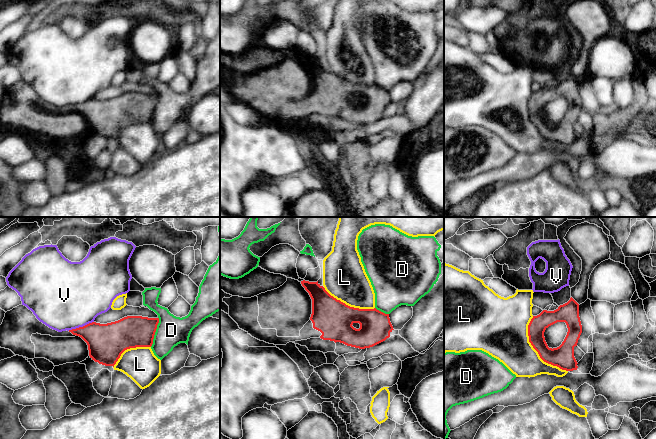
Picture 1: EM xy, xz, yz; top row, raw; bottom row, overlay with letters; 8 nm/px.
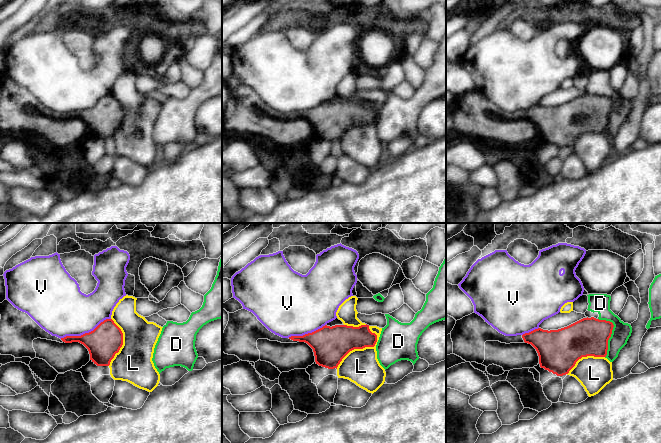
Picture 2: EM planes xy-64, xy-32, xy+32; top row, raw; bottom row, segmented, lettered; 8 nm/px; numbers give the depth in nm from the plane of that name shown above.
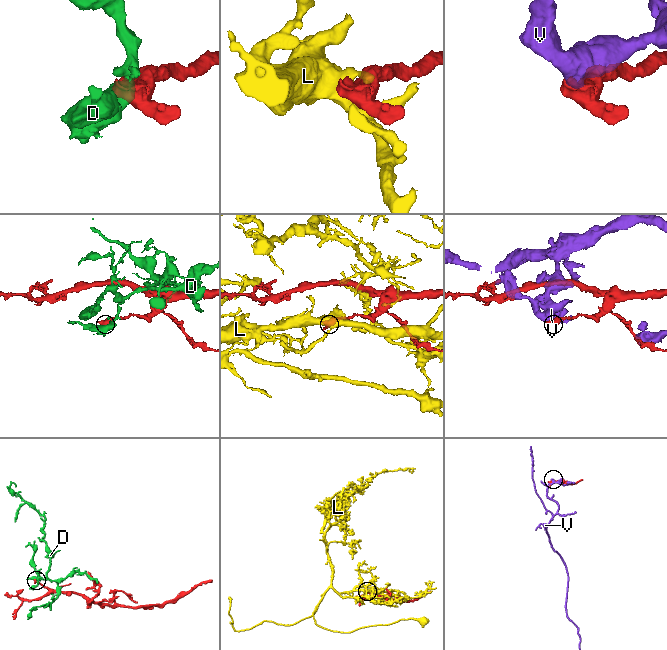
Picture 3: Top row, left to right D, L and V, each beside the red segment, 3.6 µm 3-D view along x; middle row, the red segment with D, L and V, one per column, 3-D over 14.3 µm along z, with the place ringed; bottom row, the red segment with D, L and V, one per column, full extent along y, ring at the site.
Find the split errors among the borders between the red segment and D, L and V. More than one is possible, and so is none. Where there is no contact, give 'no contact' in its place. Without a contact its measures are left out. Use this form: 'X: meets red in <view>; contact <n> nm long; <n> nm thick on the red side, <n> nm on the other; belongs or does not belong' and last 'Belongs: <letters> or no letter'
D: meets red in xy; contact 240 nm long; 260 nm thick on the red side, 240 nm on the other; does not belong
L: meets red in yz; contact 550 nm long; 180 nm thick on the red side, 360 nm on the other; does not belong
V: meets red in xy; contact 220 nm long; 300 nm thick on the red side, 500 nm on the other; does not belong
Belongs: no letter

